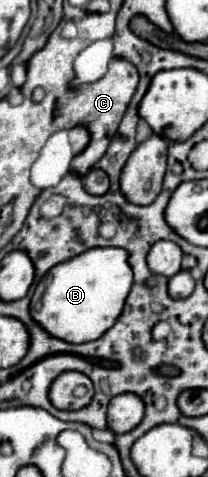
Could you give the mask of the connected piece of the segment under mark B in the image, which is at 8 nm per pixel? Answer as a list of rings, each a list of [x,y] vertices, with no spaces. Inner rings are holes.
[[[91,248],[53,266],[37,284],[31,298],[31,318],[53,338],[85,344],[101,338],[119,318],[133,284],[127,254],[121,248]]]

